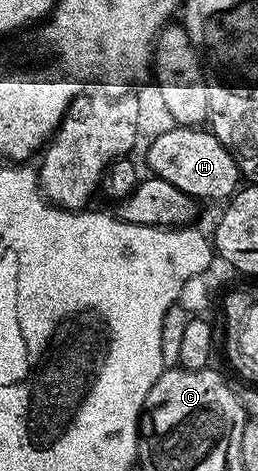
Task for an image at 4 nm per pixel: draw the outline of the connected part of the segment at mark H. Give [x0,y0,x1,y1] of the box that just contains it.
[147,127,241,202]

